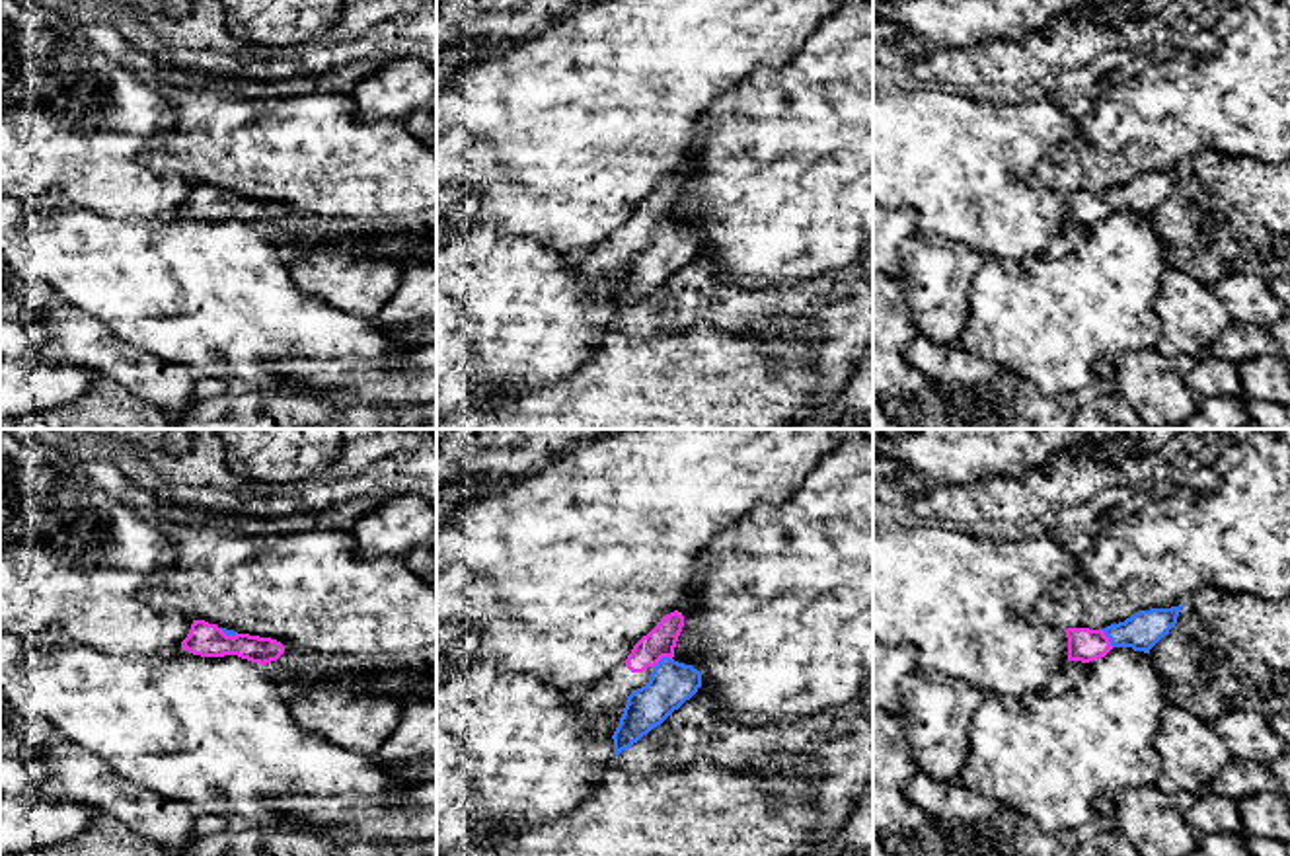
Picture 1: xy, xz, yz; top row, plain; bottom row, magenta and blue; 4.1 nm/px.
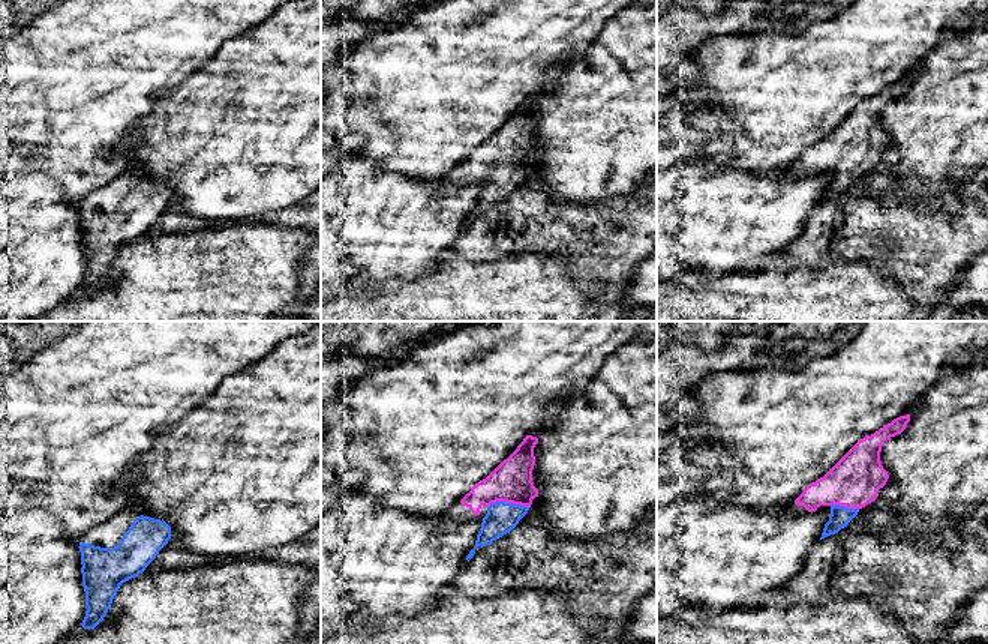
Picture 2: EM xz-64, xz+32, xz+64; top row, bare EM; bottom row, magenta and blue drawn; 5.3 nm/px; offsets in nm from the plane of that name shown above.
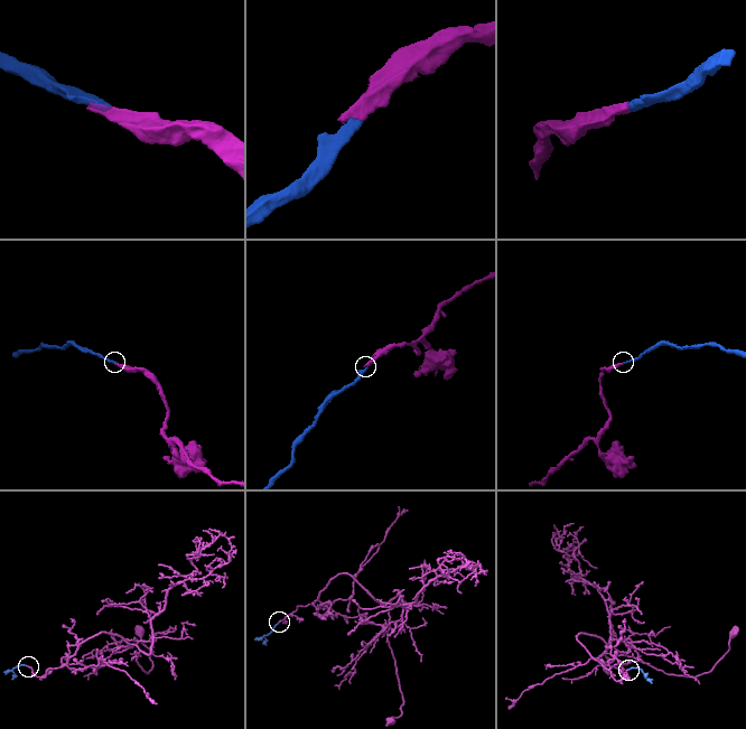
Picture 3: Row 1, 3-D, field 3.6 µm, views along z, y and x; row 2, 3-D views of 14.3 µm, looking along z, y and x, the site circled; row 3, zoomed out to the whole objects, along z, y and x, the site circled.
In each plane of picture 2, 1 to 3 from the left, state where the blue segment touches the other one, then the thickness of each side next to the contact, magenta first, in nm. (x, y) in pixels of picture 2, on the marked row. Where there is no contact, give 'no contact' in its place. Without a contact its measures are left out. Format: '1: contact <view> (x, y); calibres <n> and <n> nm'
1: no contact
2: contact xz+32 (507, 502); calibres 220 and 170 nm
3: contact xz+64 (844, 506); calibres 280 and 120 nm

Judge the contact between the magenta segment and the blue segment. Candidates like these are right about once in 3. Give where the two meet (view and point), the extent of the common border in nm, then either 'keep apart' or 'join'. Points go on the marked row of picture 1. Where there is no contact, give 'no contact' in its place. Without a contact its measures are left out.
contact xz (661, 658); length 90 nm; join

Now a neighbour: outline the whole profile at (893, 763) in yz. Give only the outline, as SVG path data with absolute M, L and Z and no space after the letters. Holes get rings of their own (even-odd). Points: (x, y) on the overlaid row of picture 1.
M873 712L873 833L910 835L930 821L906 794L906 782L920 772L898 714Z

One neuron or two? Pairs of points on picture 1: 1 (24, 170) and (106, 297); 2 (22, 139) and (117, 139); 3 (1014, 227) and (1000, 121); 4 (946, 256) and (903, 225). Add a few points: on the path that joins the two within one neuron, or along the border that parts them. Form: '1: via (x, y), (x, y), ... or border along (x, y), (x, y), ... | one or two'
1: border along (20, 197), (57, 195), (65, 203), (84, 207) | two
2: via (45, 139), (94, 139) | one
3: via (1000, 201), (1000, 147) | one
4: border along (914, 233), (901, 246), (901, 272), (897, 275) | two

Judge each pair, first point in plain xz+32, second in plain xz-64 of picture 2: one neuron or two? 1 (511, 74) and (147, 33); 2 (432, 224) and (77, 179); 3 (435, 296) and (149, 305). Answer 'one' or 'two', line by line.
1: one
2: two
3: one

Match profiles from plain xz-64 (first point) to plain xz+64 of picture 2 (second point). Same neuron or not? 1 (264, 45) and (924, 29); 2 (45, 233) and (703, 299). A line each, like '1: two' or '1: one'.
1: two
2: two

